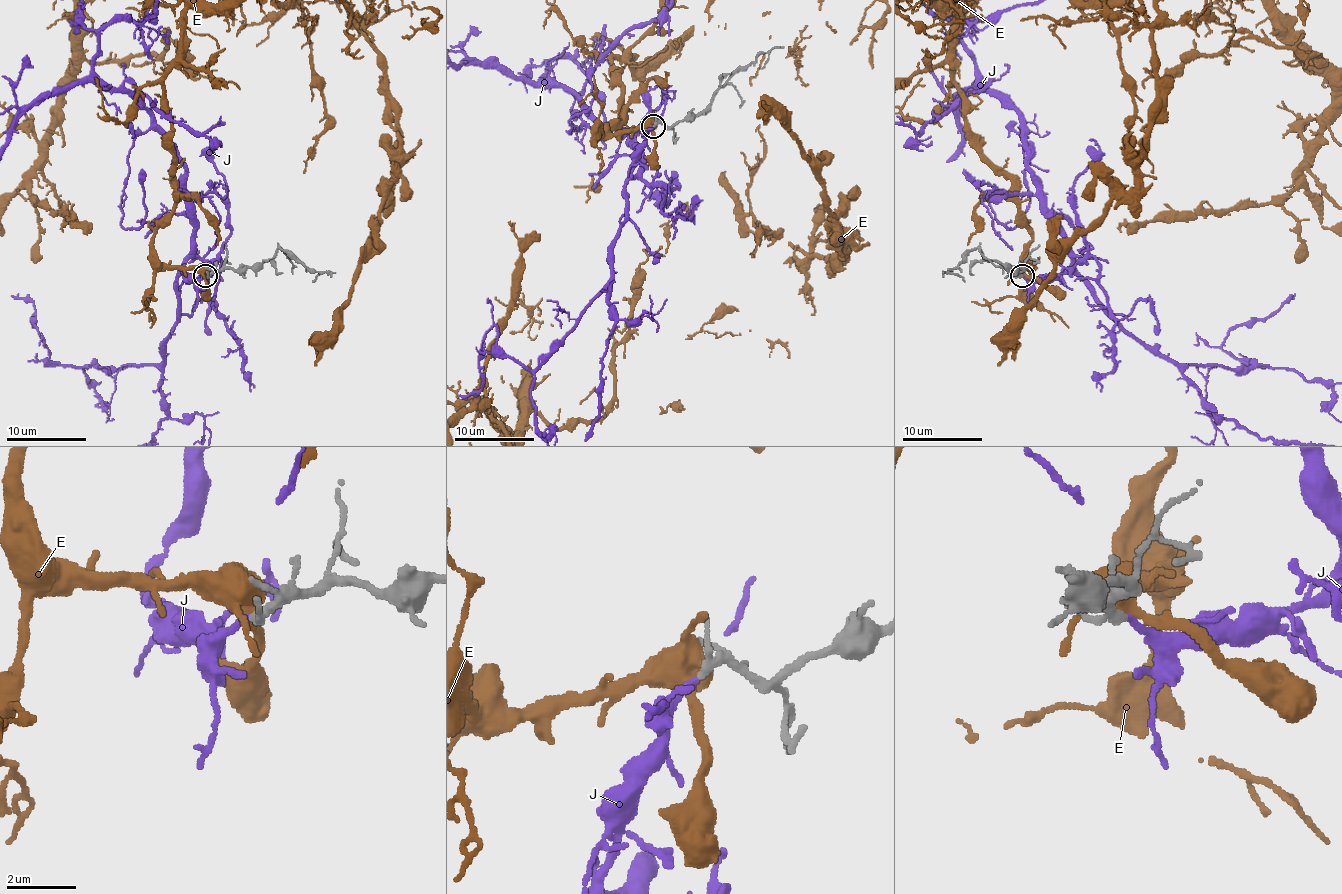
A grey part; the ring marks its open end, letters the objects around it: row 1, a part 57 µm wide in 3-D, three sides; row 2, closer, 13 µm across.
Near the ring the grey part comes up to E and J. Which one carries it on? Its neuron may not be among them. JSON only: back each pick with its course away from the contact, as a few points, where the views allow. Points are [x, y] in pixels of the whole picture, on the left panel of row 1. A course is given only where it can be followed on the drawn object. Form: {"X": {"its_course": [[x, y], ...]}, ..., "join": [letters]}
{"join": ["J"]}

